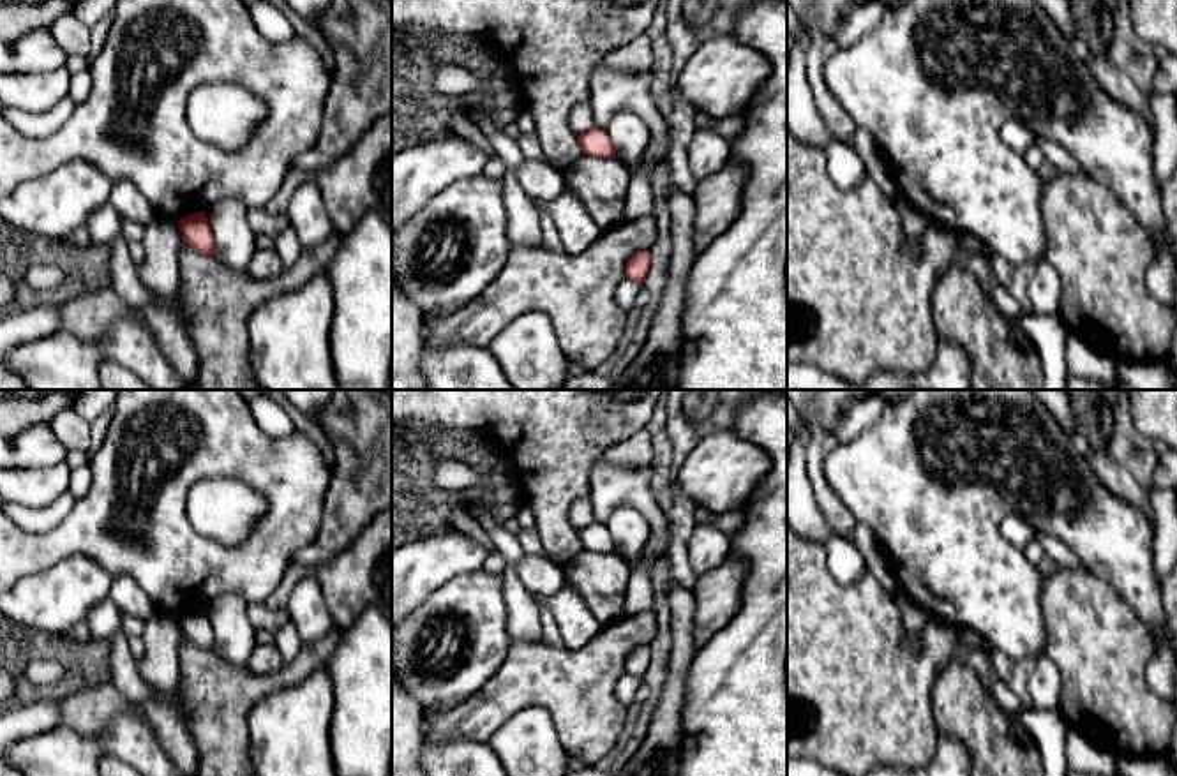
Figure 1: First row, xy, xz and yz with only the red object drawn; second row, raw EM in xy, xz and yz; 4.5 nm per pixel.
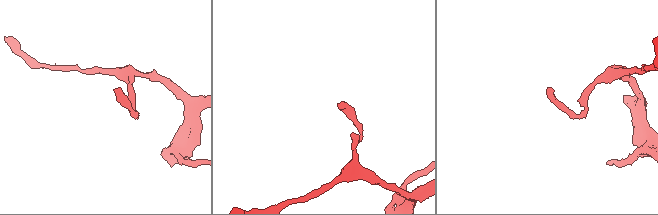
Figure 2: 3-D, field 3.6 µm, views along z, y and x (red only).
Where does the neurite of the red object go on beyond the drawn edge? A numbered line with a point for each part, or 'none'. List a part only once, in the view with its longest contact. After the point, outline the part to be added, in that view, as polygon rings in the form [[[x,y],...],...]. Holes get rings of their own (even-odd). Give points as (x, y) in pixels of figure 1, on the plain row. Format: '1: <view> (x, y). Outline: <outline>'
none

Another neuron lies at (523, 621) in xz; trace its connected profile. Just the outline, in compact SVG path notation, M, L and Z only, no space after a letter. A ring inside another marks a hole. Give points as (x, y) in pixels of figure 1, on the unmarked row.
M478 503L468 508L478 524L489 534L496 550L499 550L508 566L505 568L505 601L506 601L506 635L508 638L542 638L540 608L531 594L519 580L515 563L524 557L515 533L508 531L492 511Z

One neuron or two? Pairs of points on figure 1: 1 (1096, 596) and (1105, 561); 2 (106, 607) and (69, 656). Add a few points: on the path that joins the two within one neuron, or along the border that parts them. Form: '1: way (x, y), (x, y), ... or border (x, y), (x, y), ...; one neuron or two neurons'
1: border (1082, 565), (1130, 607); two neurons
2: border (94, 639), (108, 641); two neurons

